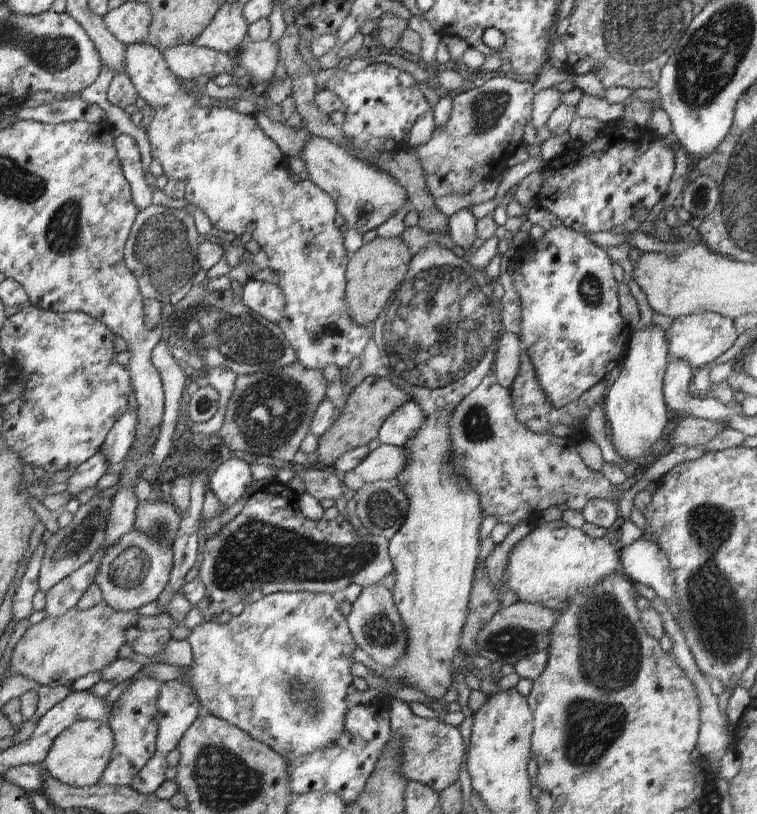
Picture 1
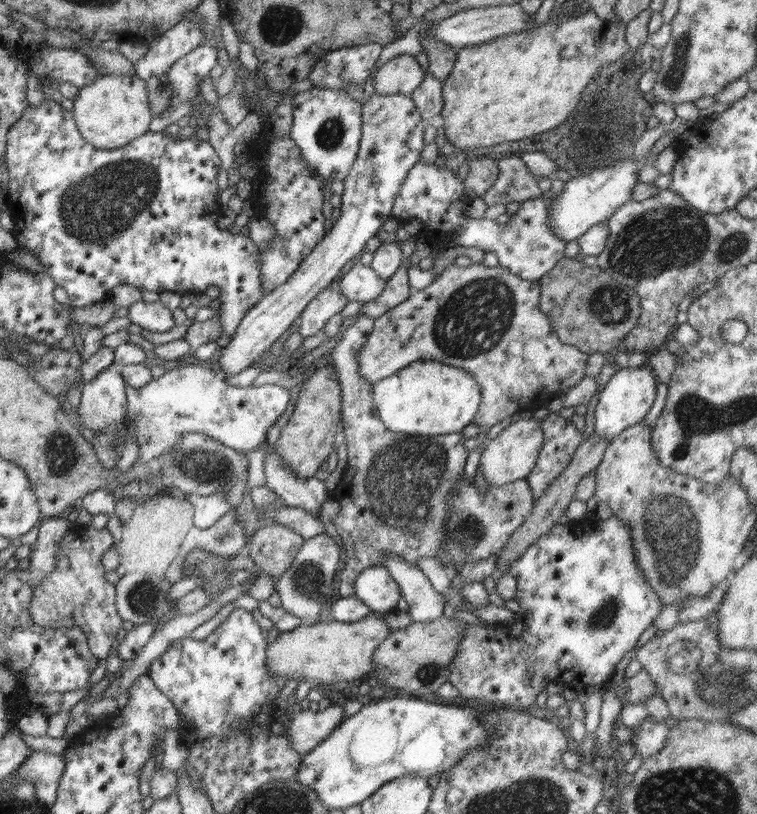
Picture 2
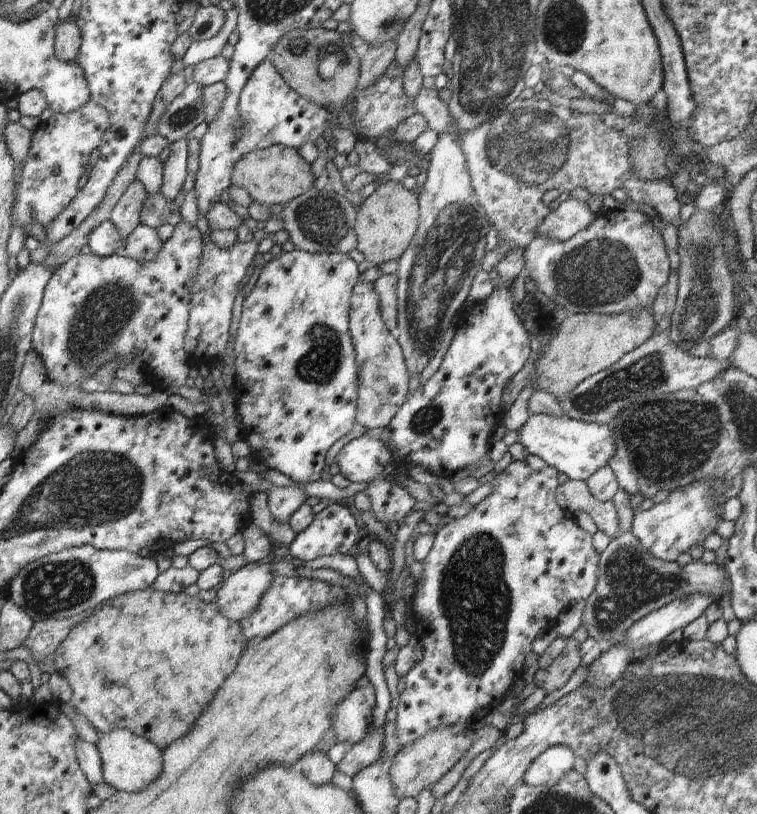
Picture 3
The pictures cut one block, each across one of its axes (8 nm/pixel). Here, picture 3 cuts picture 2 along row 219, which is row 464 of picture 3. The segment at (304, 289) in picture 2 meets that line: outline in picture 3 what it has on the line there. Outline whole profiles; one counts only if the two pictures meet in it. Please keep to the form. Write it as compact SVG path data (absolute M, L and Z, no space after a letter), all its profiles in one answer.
M367 432L348 442L335 460L340 467L339 474L350 483L370 483L393 461L389 446L385 446L378 432Z

